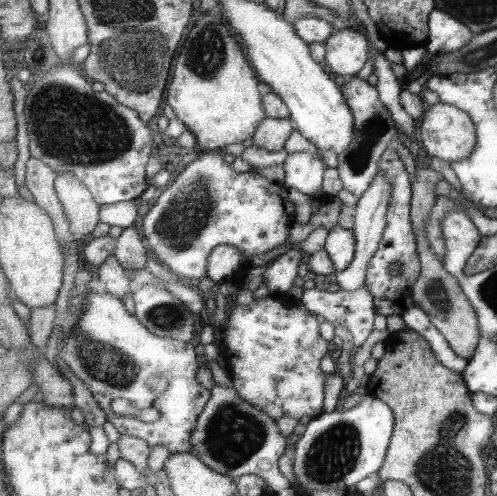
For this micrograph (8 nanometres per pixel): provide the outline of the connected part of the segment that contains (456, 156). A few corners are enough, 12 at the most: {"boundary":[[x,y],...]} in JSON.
{"boundary":[[447,102],[421,124],[429,156],[449,164],[471,158],[477,124]]}

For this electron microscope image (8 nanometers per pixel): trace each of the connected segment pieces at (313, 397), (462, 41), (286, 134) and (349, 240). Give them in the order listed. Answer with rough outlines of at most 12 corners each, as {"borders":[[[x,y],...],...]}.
{"borders":[[[285,294],[231,308],[219,356],[275,420],[319,418],[321,318]],[[435,10],[429,20],[429,54],[465,48],[475,32],[457,16]],[[267,118],[253,144],[281,152],[293,136],[293,120]],[[333,228],[327,240],[337,274],[357,258],[353,230]]]}

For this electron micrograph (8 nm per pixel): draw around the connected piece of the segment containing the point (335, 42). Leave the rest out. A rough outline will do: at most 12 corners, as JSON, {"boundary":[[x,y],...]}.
{"boundary":[[357,30],[335,32],[327,64],[345,78],[369,62],[373,48]]}

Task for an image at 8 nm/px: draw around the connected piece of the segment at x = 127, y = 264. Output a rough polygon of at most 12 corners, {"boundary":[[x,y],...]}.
{"boundary":[[127,228],[115,256],[125,270],[143,270],[147,252],[139,230]]}

